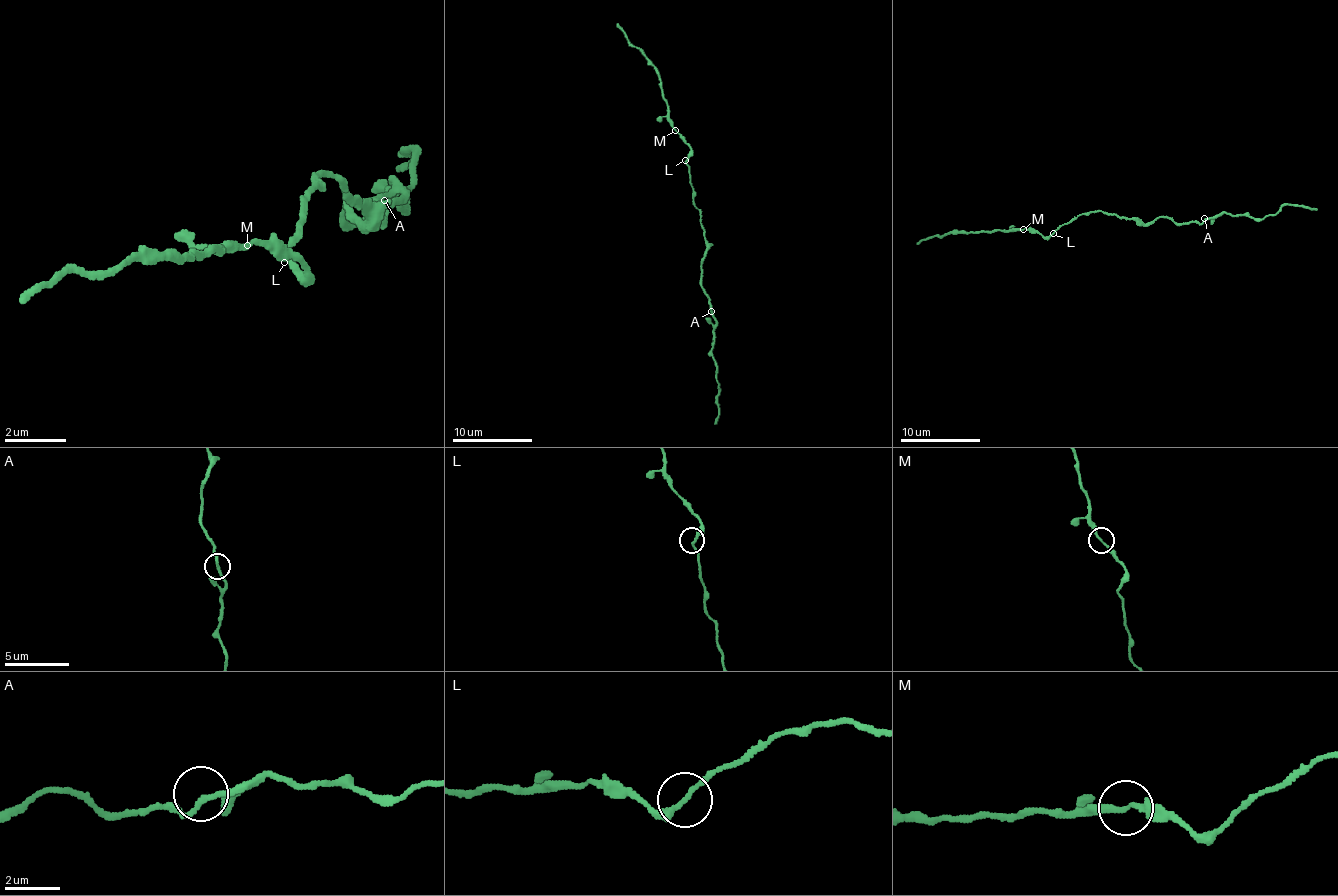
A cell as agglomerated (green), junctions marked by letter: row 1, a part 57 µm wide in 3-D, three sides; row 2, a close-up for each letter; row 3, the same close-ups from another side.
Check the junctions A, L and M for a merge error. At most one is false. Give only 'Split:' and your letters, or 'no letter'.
Split: no letter

